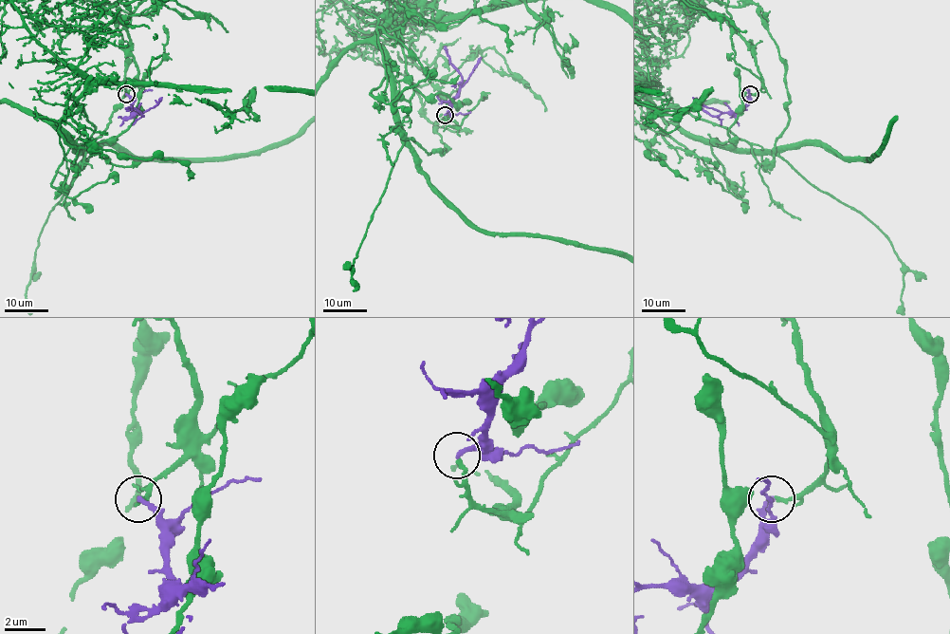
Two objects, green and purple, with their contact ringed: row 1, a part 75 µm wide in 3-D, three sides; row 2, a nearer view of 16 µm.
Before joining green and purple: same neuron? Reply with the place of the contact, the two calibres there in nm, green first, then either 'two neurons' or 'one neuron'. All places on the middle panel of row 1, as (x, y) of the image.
place (445, 115); calibres 190 and 240 nm; one neuron

